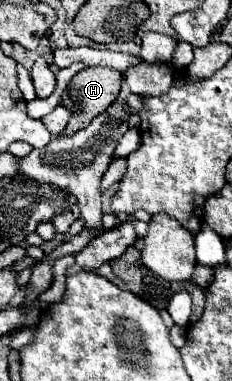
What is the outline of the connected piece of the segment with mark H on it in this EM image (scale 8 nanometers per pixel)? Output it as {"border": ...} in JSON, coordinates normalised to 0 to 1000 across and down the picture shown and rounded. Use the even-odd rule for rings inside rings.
{"border":[[[397,173],[284,226],[267,247],[267,273],[319,294],[276,352],[319,352],[345,336],[371,336],[422,299],[440,299],[517,247],[526,189],[448,173]]]}

